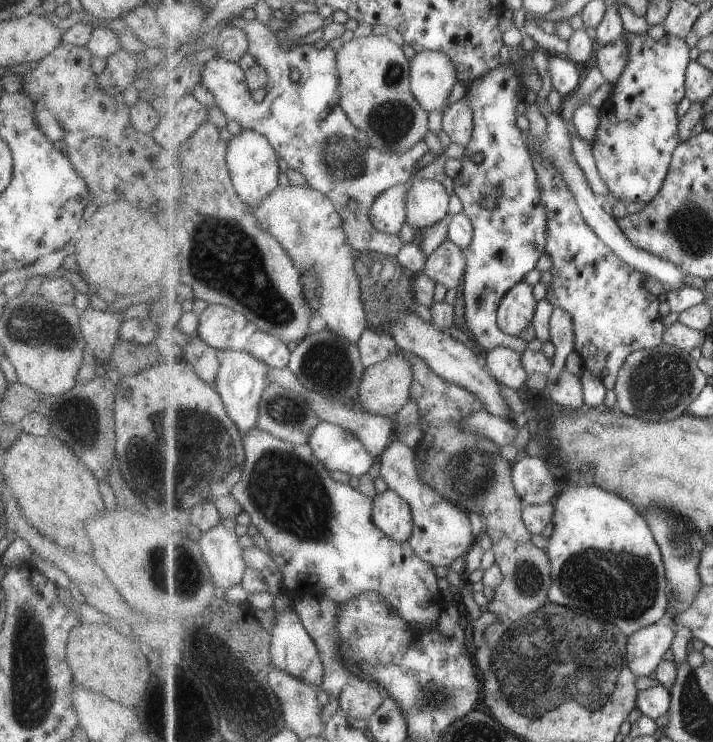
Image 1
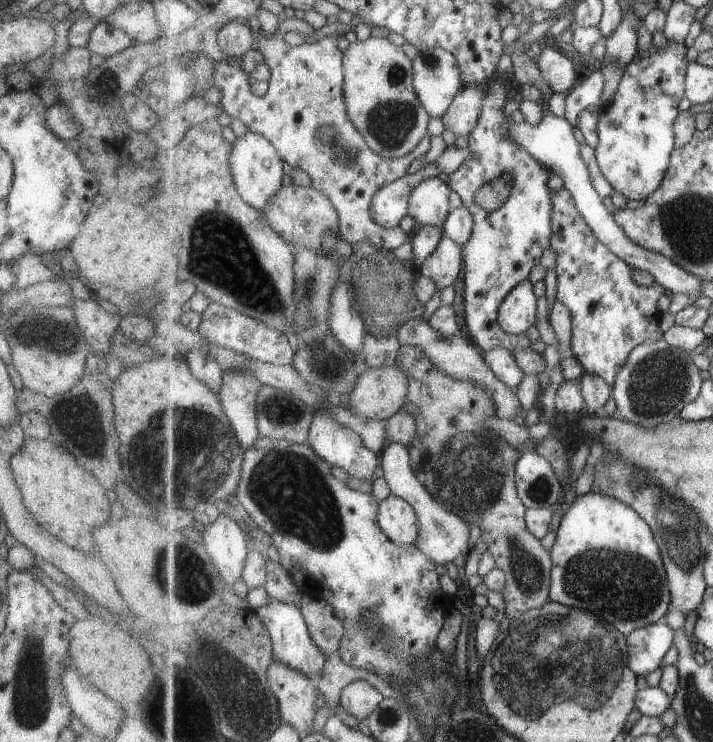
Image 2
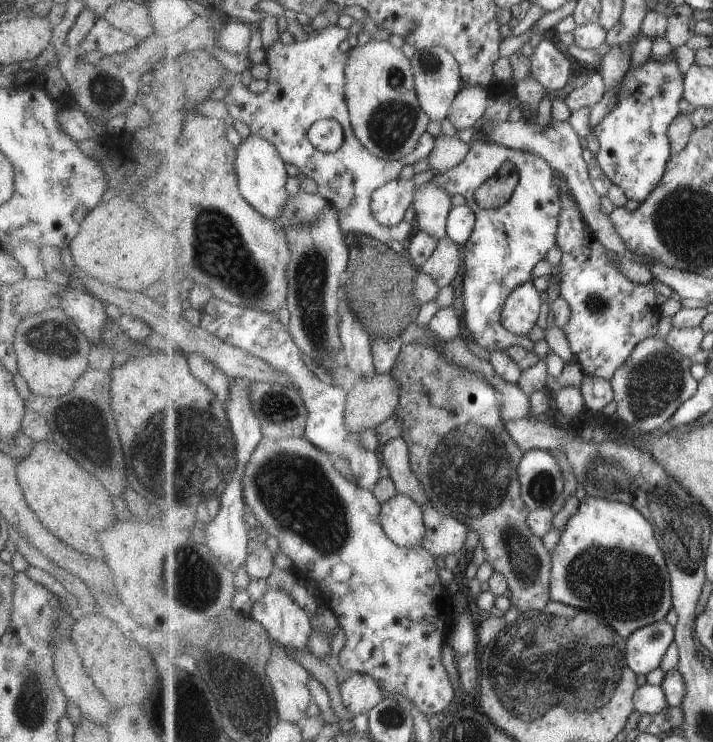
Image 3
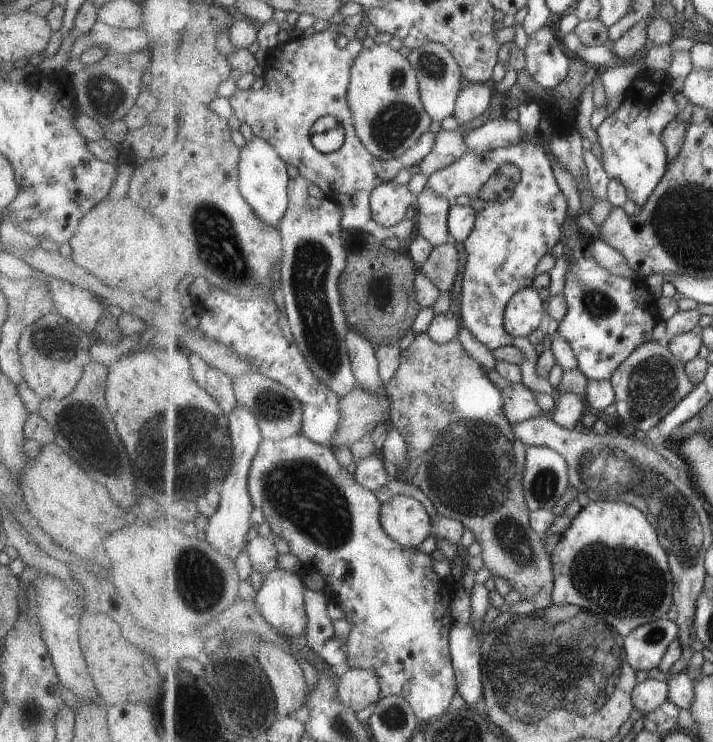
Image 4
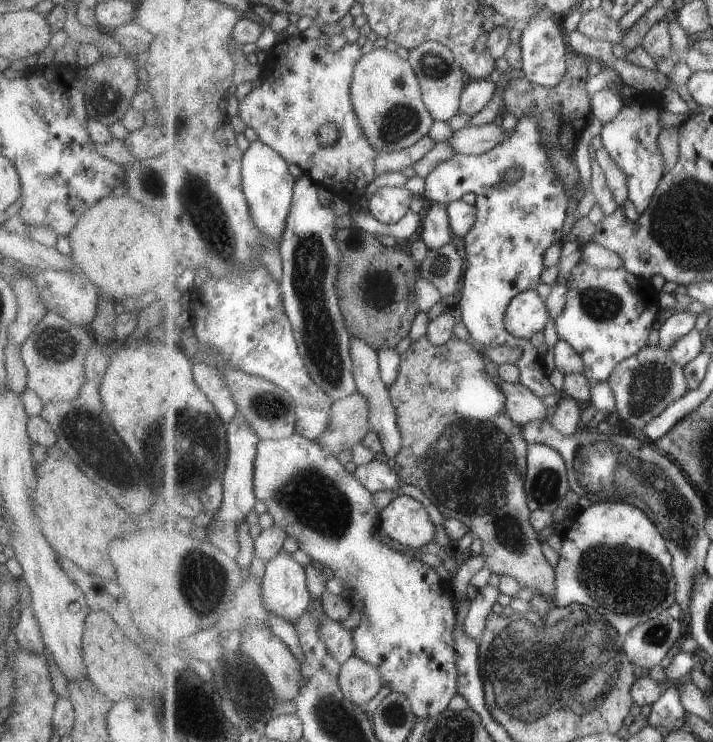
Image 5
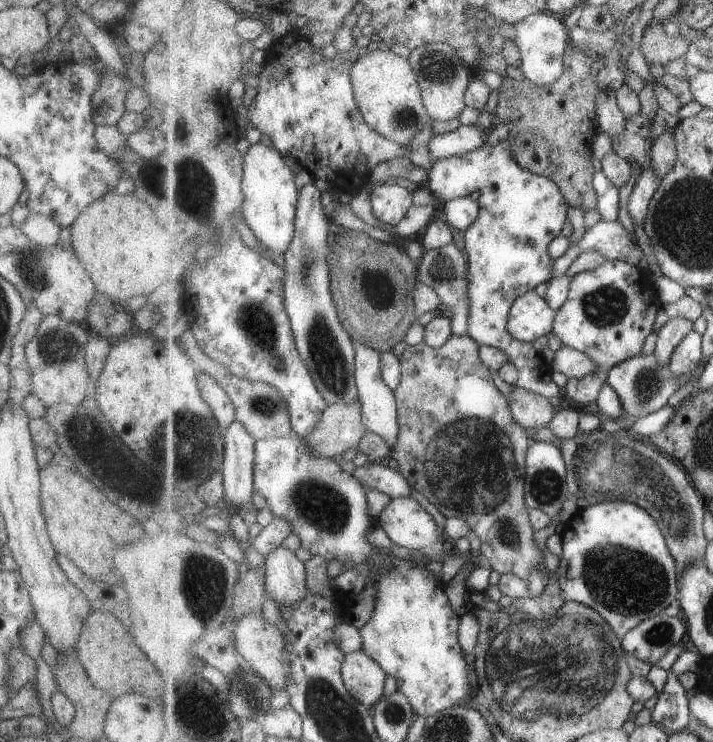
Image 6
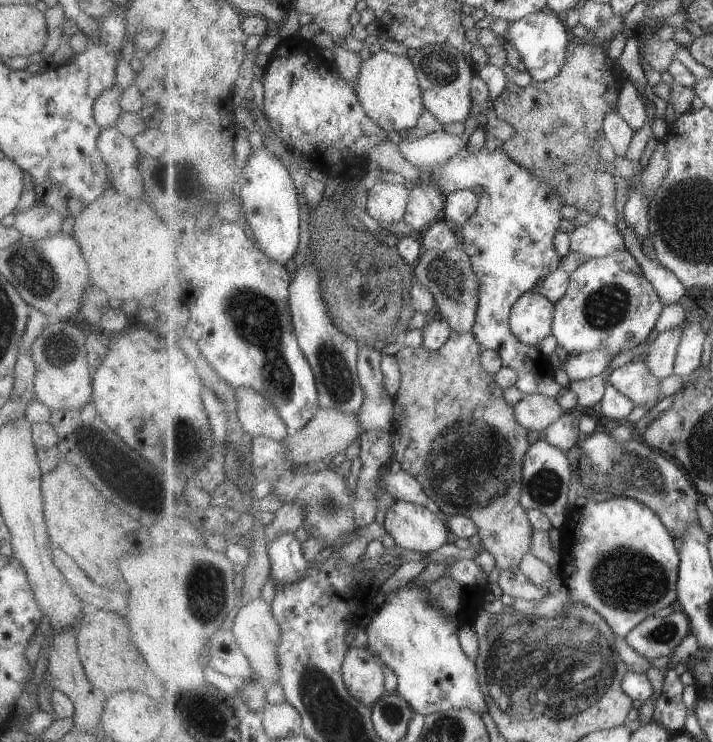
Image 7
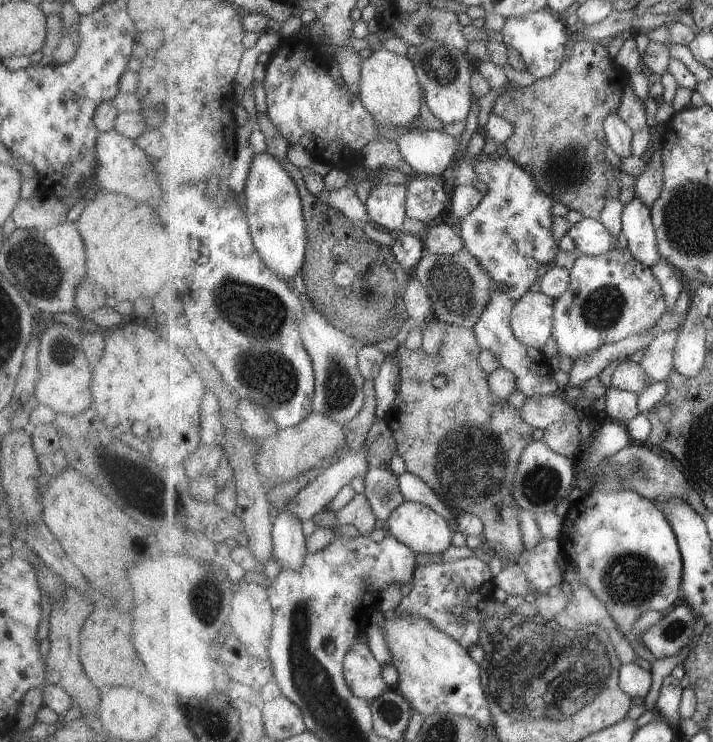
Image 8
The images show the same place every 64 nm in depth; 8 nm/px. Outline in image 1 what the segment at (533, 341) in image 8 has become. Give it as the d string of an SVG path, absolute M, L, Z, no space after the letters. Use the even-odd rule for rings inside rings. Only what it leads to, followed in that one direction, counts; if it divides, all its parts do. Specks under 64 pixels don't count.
M523 280L503 298L498 308L498 323L509 335L519 337L522 330L532 325L537 308L534 286Z

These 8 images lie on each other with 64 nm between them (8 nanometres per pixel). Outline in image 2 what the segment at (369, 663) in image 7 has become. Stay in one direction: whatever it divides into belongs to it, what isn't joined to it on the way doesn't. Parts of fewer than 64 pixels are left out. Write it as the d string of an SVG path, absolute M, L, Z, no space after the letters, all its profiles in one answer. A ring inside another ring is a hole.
M362 679L346 686L340 698L340 704L348 714L365 721L383 702L383 694Z

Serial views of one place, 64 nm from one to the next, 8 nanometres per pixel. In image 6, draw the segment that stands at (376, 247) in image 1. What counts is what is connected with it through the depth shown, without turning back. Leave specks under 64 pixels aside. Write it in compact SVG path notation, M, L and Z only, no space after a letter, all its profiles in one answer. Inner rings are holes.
M295 31L294 33L285 34L277 39L273 47L267 52L265 62L262 65L263 69L259 73L258 93L256 94L252 106L247 109L247 116L250 124L264 134L263 139L265 142L267 141L269 144L273 145L283 156L300 164L323 186L329 185L331 178L335 176L335 174L331 174L331 170L333 170L333 172L337 172L337 168L341 168L341 172L343 172L343 174L347 174L347 172L351 172L351 170L363 168L361 164L365 164L365 168L367 168L367 170L373 170L377 164L390 164L390 160L413 160L413 156L417 156L417 152L413 152L413 148L411 146L408 145L401 147L397 143L393 143L384 136L381 136L378 132L375 132L375 130L366 123L365 117L359 108L352 81L352 68L359 58L357 48L354 48L345 52L338 52L334 59L329 59L325 54L323 54L323 48L319 48L319 46L315 46L315 44L311 42L311 39L306 32ZM430 193L428 199L430 202L425 206L413 205L407 216L396 226L400 242L408 240L413 234L419 234L423 225L427 226L438 213L442 213L444 201L439 193Z

